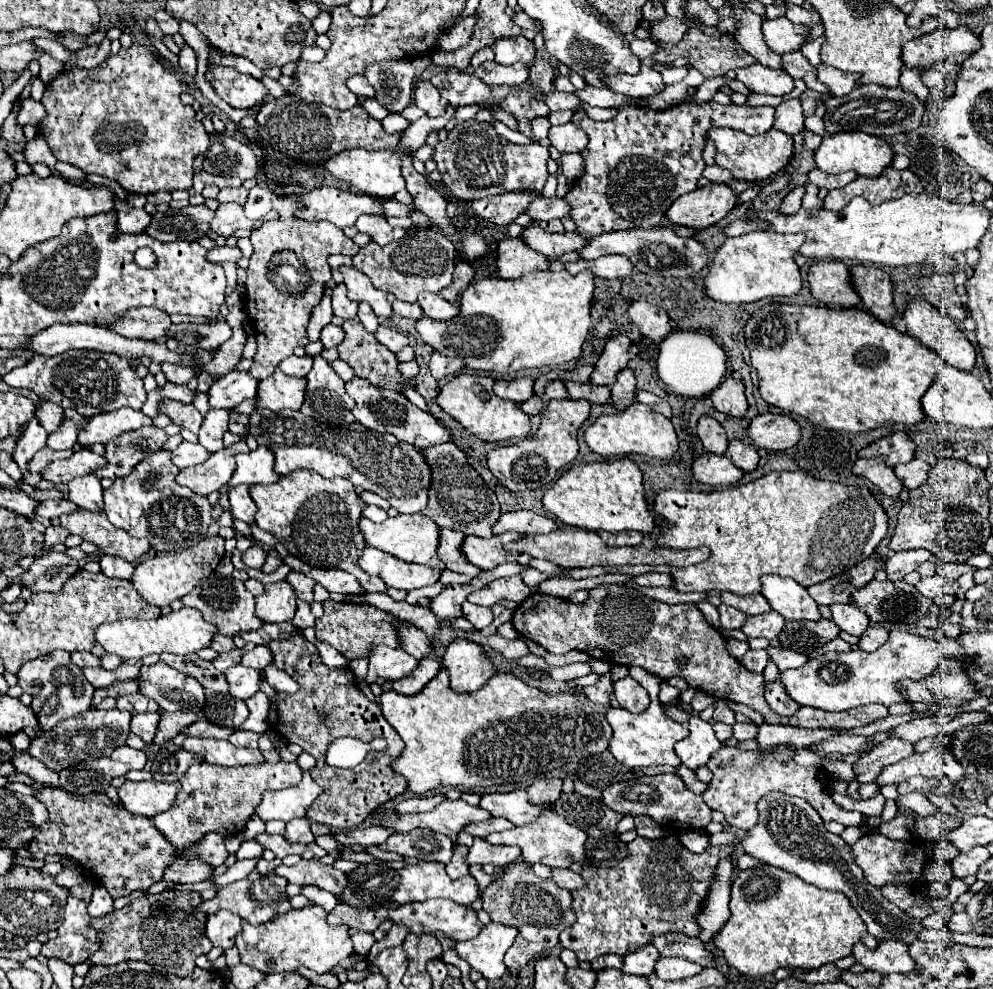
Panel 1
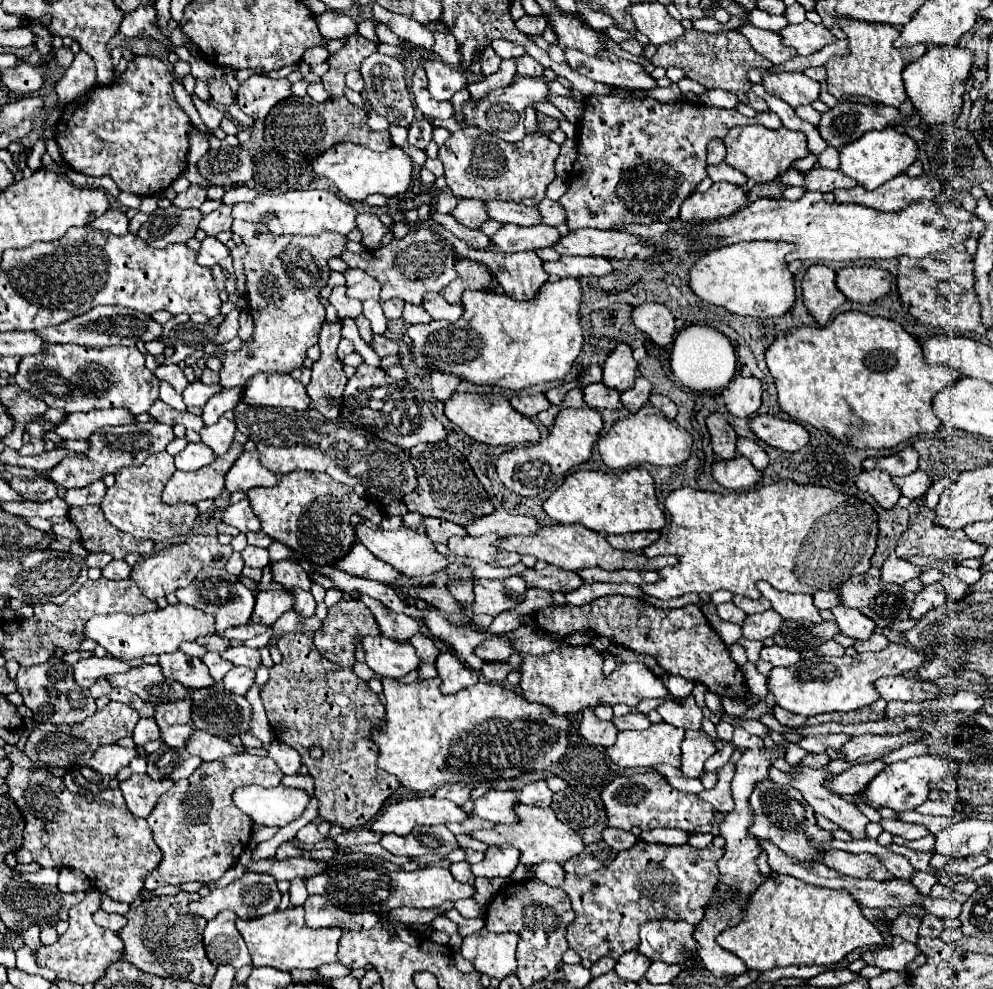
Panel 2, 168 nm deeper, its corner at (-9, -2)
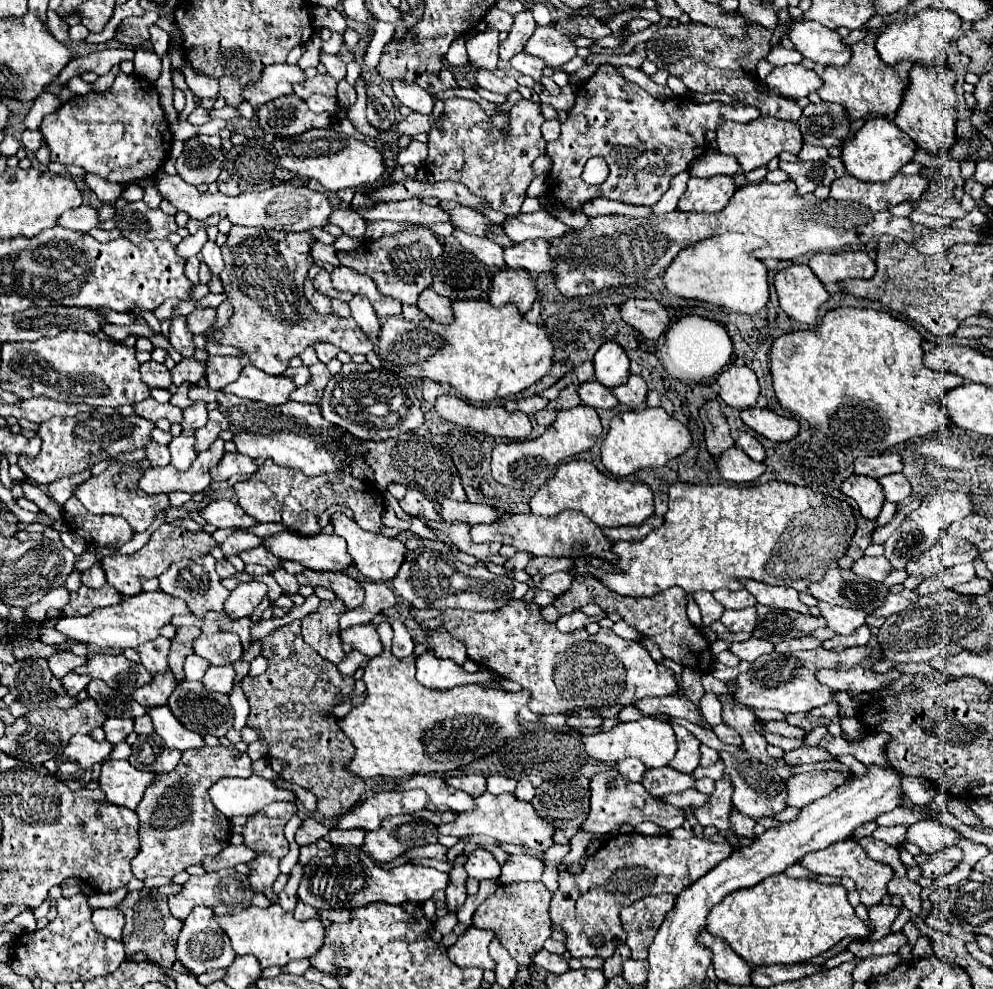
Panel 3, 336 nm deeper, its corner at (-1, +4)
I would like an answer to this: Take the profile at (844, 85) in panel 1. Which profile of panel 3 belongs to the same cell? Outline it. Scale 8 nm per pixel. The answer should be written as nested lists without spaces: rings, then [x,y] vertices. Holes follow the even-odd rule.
[[[774,47],[768,55],[768,61],[776,67],[776,65],[786,65],[786,63],[800,63],[802,55],[796,49],[784,49],[784,47]]]

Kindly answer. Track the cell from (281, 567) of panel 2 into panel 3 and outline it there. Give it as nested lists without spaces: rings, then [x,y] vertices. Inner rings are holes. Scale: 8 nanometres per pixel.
[[[256,547],[256,549],[252,549],[252,551],[246,551],[246,553],[240,553],[240,559],[244,561],[244,563],[258,563],[258,565],[264,565],[264,567],[268,567],[270,571],[274,571],[274,569],[278,569],[280,567],[280,559],[276,559],[266,547]]]

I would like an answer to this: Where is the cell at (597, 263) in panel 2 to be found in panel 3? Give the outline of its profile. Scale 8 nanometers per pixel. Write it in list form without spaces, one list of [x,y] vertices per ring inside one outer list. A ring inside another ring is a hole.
[[[532,239],[524,243],[516,243],[514,247],[504,247],[504,261],[512,269],[526,271],[550,271],[554,267],[554,259],[548,255],[548,241]]]

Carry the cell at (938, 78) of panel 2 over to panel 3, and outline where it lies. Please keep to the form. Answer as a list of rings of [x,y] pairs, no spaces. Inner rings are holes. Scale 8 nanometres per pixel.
[[[910,69],[910,85],[904,93],[902,107],[898,109],[894,123],[906,135],[910,135],[918,149],[928,155],[942,157],[956,143],[956,93],[954,93],[956,75],[952,69]]]

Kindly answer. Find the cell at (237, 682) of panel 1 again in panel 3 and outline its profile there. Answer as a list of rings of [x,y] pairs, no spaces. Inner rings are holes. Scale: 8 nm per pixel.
[[[222,665],[222,667],[208,667],[202,685],[208,691],[218,691],[218,693],[230,693],[234,685],[234,669],[232,665]]]

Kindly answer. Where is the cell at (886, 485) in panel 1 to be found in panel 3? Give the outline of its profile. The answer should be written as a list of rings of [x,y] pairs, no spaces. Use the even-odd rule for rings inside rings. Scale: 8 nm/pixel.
[[[852,475],[848,477],[840,491],[858,503],[860,515],[864,519],[876,519],[880,513],[880,507],[884,505],[884,493],[876,479],[864,477],[864,475]]]

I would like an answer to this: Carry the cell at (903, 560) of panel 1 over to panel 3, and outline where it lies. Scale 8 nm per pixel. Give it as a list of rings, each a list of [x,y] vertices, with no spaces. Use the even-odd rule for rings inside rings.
[[[860,557],[858,561],[854,561],[852,571],[856,575],[882,583],[886,579],[886,575],[892,571],[892,567],[890,567],[888,559],[884,559],[884,557]]]

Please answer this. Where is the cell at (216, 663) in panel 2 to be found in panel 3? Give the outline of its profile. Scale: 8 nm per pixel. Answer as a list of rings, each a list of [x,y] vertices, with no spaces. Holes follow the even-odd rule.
[[[192,653],[192,655],[186,657],[186,663],[184,663],[184,673],[186,673],[184,679],[188,679],[188,681],[200,681],[204,677],[206,669],[208,669],[206,659],[202,659],[202,657],[198,657],[198,655]]]

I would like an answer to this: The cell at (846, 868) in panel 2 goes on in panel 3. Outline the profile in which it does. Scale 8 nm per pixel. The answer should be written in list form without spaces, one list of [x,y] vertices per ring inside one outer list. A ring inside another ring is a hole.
[[[846,839],[846,841],[838,841],[822,851],[816,851],[812,855],[804,855],[804,859],[798,861],[802,867],[806,867],[808,871],[812,873],[818,873],[818,875],[834,875],[834,877],[850,877],[854,883],[856,883],[856,891],[860,893],[860,901],[864,907],[872,907],[872,905],[878,905],[880,899],[888,893],[886,891],[886,883],[894,877],[894,869],[886,863],[880,863],[880,861],[874,861],[866,855],[866,851],[852,839]]]

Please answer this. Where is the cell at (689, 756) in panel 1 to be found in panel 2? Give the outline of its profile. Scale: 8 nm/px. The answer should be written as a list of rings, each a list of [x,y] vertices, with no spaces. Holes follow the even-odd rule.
[[[704,729],[686,731],[686,739],[682,743],[682,773],[686,777],[702,777],[704,763],[714,753],[716,745],[708,739]]]

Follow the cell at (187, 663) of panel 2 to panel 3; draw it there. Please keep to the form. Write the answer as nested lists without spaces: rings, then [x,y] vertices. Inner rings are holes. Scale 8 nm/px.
[[[156,637],[154,641],[148,641],[140,645],[138,649],[140,663],[150,671],[150,673],[164,673],[168,669],[168,651],[170,651],[170,639],[166,637]]]

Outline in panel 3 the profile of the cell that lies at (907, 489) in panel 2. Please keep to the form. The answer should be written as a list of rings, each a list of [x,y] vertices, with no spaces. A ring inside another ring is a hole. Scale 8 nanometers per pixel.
[[[892,473],[886,475],[882,479],[878,479],[878,483],[882,485],[884,491],[884,499],[892,501],[892,503],[900,503],[904,501],[912,491],[910,491],[910,483],[902,473]]]

